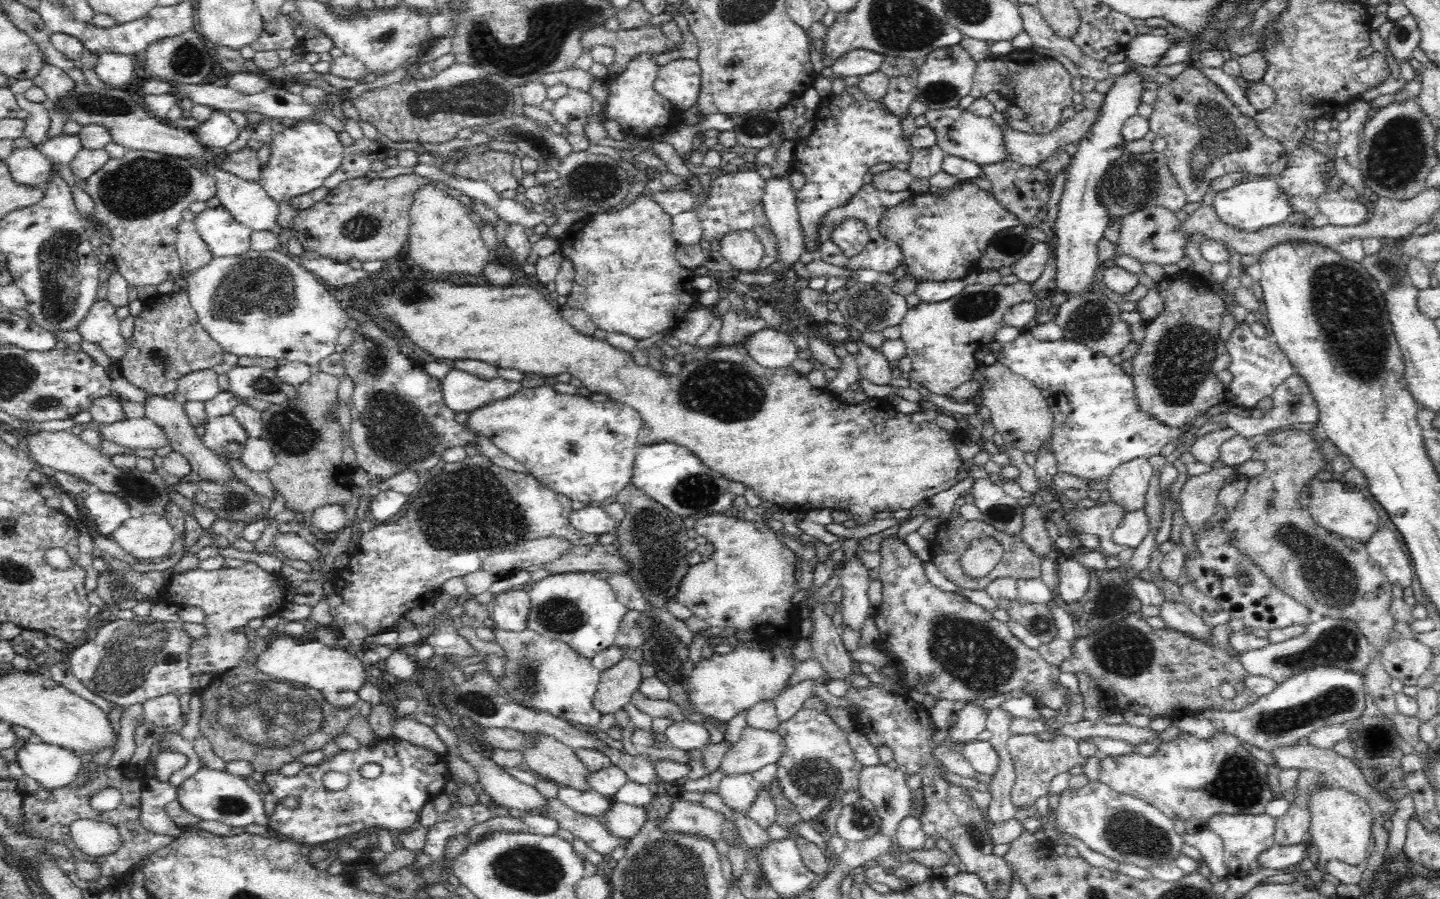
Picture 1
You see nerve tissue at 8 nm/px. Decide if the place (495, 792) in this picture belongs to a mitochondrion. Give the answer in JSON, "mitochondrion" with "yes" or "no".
{"mitochondrion":"no"}

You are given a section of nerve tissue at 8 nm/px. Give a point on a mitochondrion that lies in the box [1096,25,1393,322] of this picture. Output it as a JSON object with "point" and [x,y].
{"point":[1220,135]}

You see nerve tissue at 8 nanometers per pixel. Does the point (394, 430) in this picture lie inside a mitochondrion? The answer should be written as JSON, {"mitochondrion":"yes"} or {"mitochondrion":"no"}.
{"mitochondrion":"yes"}

